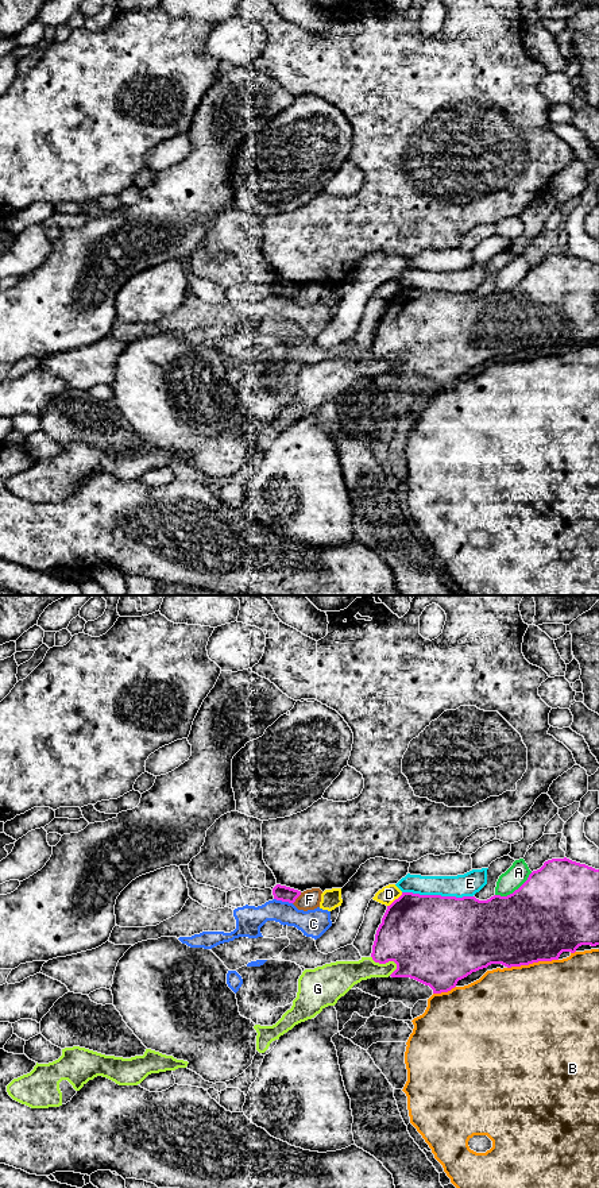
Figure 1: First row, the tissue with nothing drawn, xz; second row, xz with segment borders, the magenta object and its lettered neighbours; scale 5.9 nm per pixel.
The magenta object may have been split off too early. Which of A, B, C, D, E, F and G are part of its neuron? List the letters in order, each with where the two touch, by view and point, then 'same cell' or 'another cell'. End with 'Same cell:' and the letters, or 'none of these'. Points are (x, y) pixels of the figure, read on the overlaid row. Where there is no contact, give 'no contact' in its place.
A: xz (516, 890) | another cell
B: xz (532, 963) | another cell
C: xz (283, 901) | another cell
D: xz (395, 899) | another cell
E: xz (437, 895) | another cell
F: xz (297, 897) | another cell
G: xz (385, 963) | another cell
Same cell: none of these

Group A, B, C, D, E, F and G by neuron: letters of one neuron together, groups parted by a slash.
A / B / C / D / E F / G

